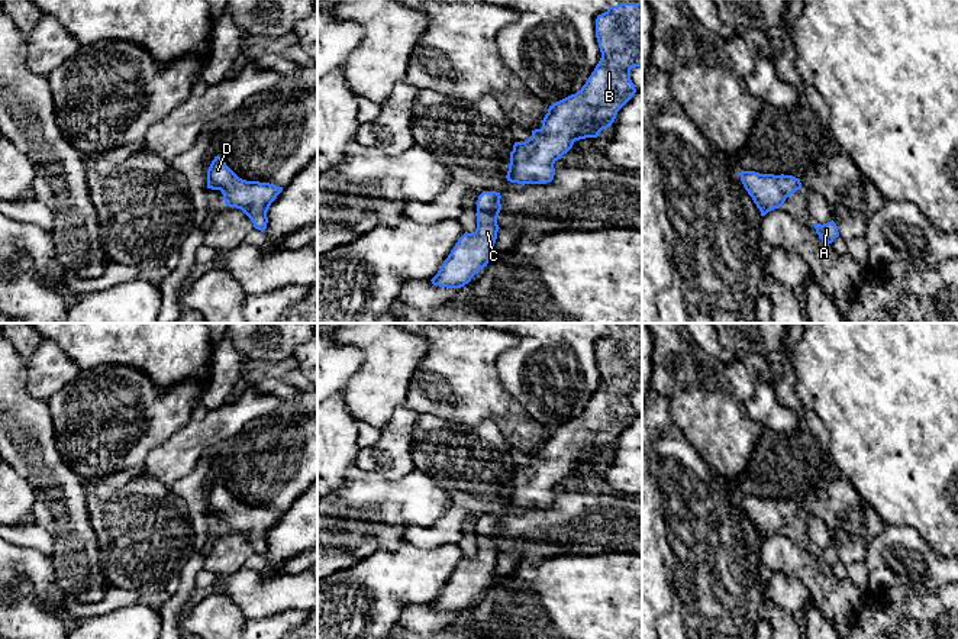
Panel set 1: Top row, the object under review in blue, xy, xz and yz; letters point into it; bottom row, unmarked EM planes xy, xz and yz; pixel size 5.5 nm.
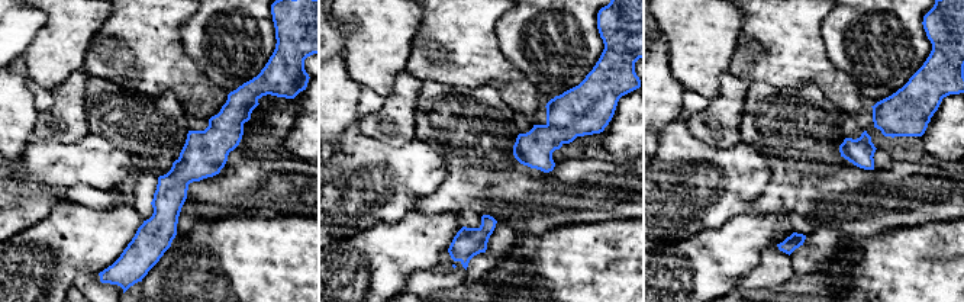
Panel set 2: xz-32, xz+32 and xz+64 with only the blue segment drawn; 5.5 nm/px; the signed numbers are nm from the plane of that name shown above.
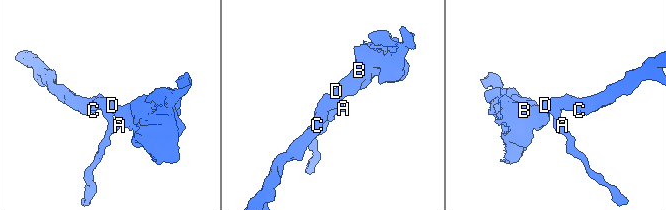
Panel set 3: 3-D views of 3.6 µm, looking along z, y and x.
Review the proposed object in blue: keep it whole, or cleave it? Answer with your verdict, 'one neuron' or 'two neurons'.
one neuron

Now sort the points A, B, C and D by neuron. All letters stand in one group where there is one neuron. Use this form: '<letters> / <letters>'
A B C D

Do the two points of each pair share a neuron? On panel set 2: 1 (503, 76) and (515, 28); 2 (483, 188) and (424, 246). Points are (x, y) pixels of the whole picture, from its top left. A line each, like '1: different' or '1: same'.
1: different
2: different

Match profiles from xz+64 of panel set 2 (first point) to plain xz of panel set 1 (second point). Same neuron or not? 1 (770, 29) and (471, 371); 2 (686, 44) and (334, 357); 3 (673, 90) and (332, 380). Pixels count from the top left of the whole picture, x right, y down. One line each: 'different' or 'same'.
1: same
2: different
3: different

